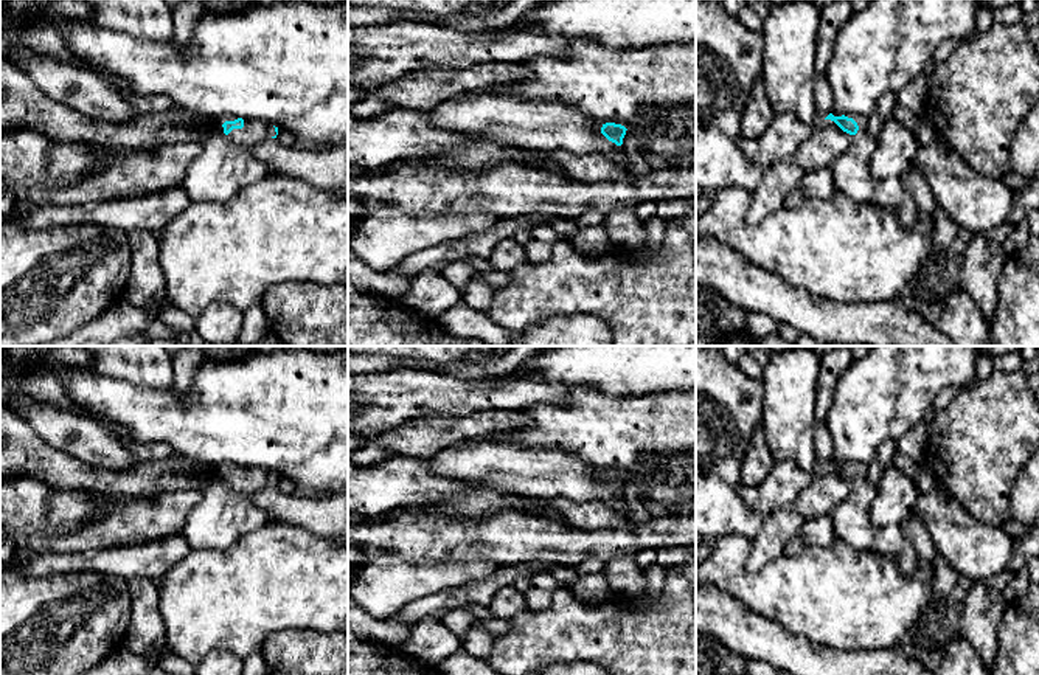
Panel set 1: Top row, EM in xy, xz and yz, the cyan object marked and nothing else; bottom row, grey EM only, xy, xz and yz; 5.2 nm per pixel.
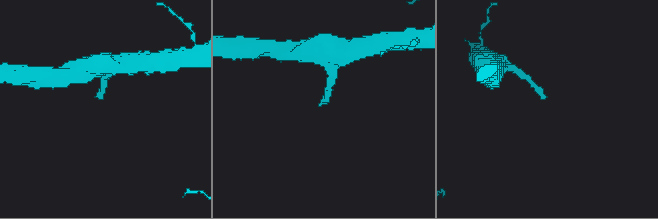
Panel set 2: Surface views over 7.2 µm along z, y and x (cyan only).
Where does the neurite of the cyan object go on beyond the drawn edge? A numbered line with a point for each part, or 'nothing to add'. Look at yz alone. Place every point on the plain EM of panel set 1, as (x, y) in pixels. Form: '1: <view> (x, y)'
1: yz (851, 520)

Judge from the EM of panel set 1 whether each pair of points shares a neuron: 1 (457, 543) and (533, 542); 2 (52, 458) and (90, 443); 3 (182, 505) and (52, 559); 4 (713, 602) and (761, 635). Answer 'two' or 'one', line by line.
1: one
2: two
3: two
4: one

